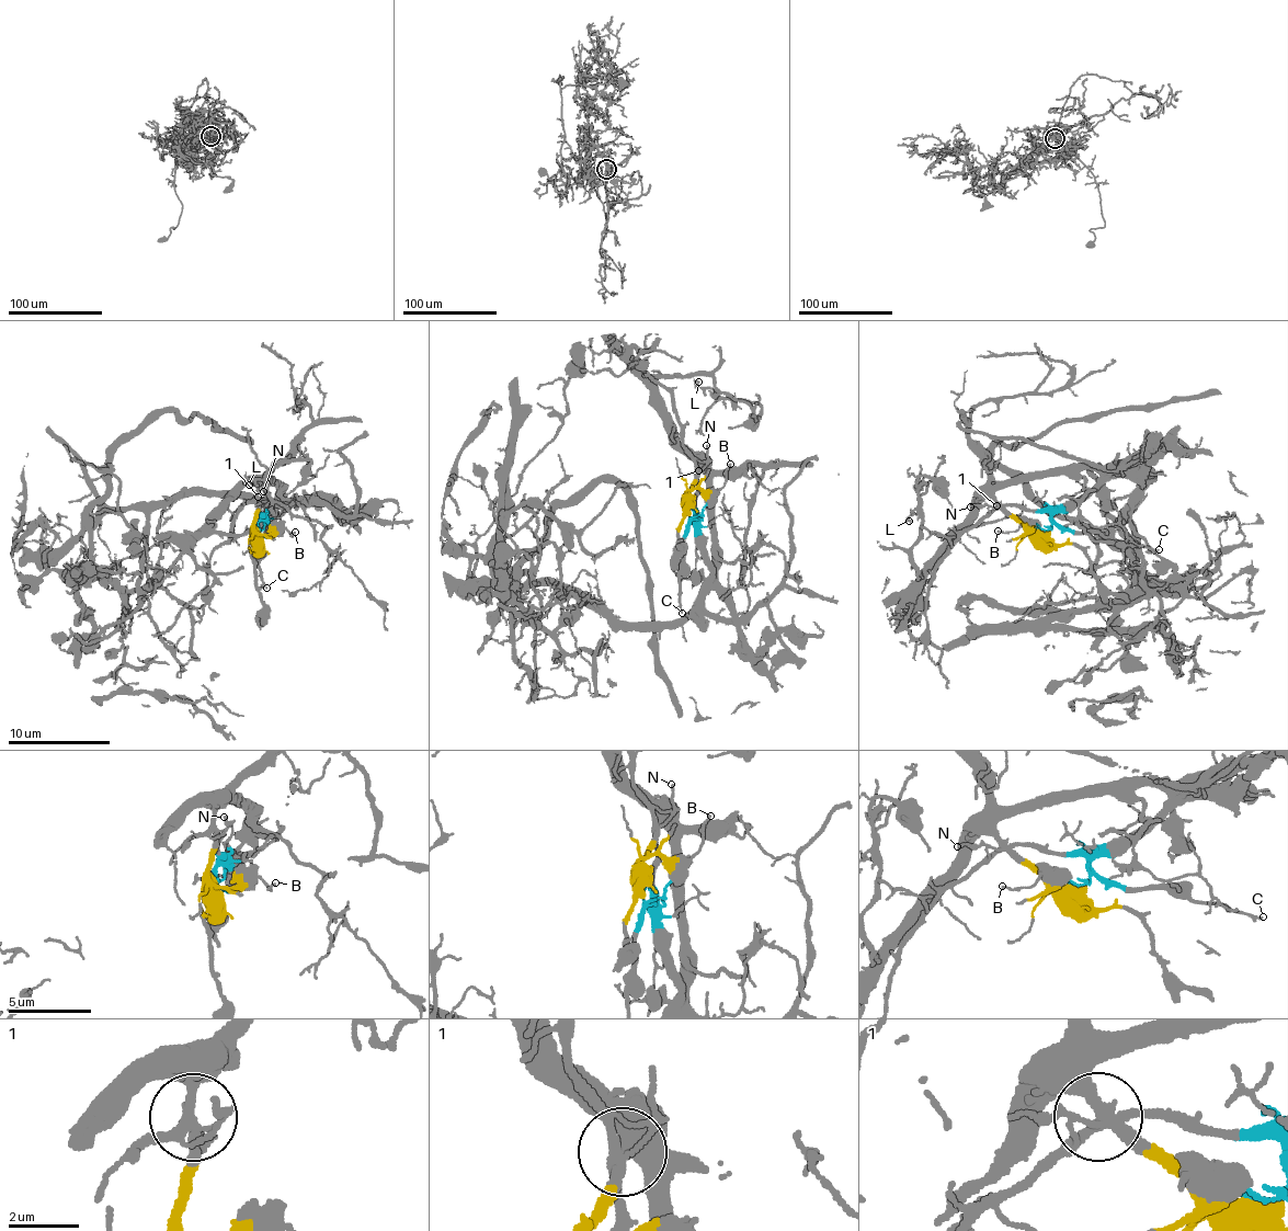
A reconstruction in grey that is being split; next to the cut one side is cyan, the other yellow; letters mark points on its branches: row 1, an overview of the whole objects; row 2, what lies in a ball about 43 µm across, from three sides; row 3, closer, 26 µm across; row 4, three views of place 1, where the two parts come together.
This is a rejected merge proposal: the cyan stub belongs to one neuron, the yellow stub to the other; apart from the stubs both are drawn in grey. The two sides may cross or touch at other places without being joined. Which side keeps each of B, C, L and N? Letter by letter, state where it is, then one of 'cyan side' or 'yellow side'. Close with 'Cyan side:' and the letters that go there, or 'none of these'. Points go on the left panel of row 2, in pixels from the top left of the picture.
B: at (295, 532); yellow side
C: at (266, 588); cyan side
L: at (249, 485); yellow side
N: at (263, 491); yellow side
Cyan side: C

